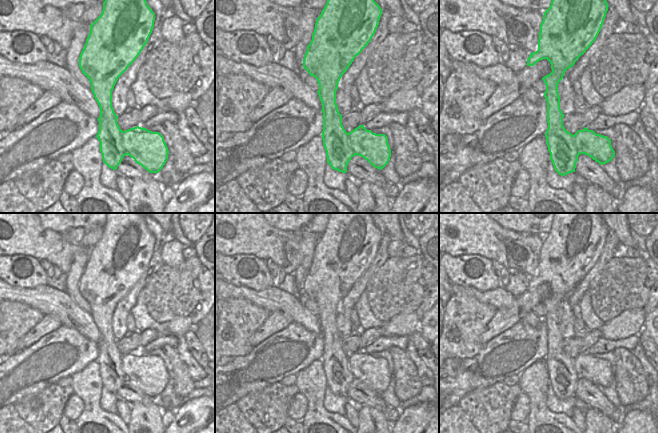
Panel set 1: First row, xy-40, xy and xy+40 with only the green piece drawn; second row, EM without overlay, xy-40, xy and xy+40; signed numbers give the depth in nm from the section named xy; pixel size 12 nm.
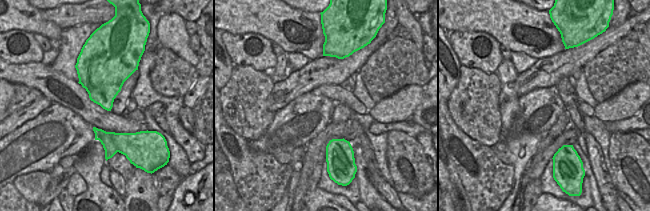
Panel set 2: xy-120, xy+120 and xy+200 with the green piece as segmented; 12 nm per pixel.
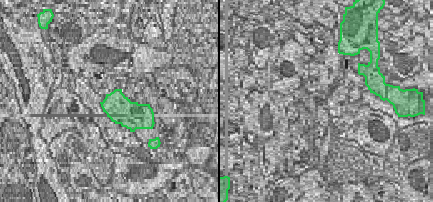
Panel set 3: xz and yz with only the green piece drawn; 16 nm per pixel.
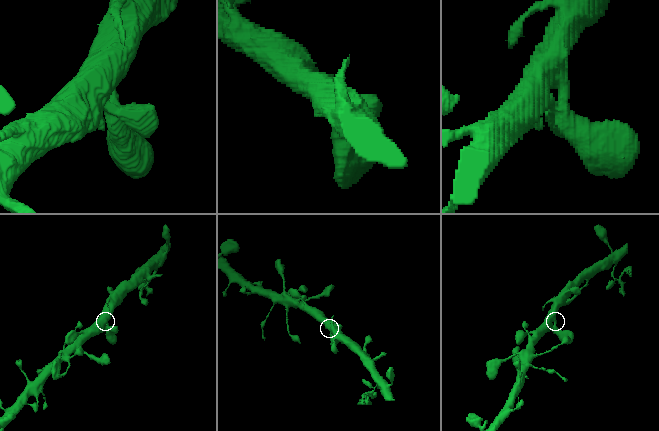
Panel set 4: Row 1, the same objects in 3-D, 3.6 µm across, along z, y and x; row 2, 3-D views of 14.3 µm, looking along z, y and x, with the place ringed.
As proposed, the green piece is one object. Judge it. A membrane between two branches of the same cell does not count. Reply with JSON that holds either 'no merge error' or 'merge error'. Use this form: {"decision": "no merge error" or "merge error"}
{"decision": "no merge error"}

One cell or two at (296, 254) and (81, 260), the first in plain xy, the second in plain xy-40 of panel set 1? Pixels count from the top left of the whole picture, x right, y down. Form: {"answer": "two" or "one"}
{"answer": "two"}

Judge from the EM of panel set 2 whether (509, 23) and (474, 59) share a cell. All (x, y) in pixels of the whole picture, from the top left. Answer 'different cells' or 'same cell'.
different cells

